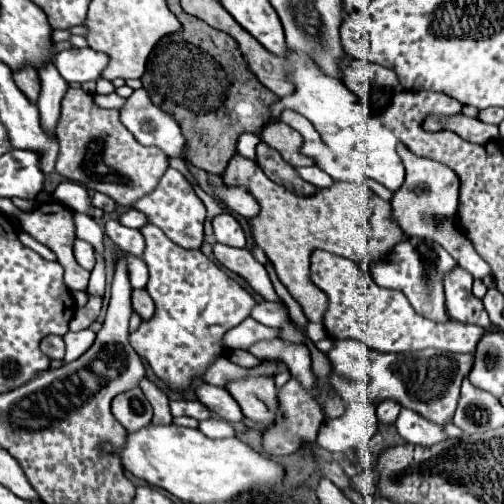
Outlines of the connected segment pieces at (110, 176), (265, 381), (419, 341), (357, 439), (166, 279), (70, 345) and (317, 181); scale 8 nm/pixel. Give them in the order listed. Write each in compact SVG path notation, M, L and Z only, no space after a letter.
M68 88L56 124L56 138L58 144L62 144L56 172L114 198L114 202L122 206L132 206L132 202L154 190L168 168L168 158L160 148L142 146L120 122L118 110L94 106L92 96L82 88Z
M248 376L236 378L226 384L226 390L240 406L242 414L254 422L262 422L266 428L278 418L278 400L274 378Z
M314 250L310 256L310 282L328 296L328 310L324 314L324 326L330 338L344 340L356 338L368 348L378 352L408 352L438 348L448 352L472 352L482 340L486 330L473 324L456 320L434 322L420 316L406 296L398 290L380 288L370 274L356 262L342 256Z
M354 402L346 406L344 418L324 420L316 444L328 452L348 452L366 446L378 432L374 402Z
M154 224L142 226L140 232L146 240L146 250L142 254L142 260L146 262L150 270L146 292L156 304L156 314L152 322L142 324L140 328L132 332L129 341L132 348L142 358L148 360L150 368L154 370L158 378L162 378L172 390L184 390L190 386L192 378L200 378L204 368L210 366L208 362L224 354L224 348L220 344L222 336L250 316L254 298L238 282L234 282L224 270L220 270L214 262L210 262L200 250L182 250L180 246L174 246L170 238L166 238L166 234L158 230Z
M86 328L86 330L80 330L80 332L68 332L64 336L64 342L66 342L66 356L64 356L64 362L72 362L76 358L80 358L94 342L96 334Z
M298 166L296 172L298 172L298 176L300 176L302 180L314 184L316 188L326 188L326 186L330 186L330 184L334 182L334 180L332 180L322 168L318 168L318 166L310 166L310 168Z

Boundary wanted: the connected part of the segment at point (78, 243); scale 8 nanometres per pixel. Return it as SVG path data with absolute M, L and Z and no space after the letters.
M74 240L74 258L86 270L94 268L94 248L84 240Z

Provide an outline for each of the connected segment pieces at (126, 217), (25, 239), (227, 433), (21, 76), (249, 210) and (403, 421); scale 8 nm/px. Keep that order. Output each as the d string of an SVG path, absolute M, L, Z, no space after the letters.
M130 208L128 212L124 212L124 214L118 218L118 222L120 222L122 226L128 226L128 228L140 228L142 224L146 224L146 216L144 216L144 214L138 214L138 210Z
M20 232L20 242L22 242L24 246L28 246L30 250L34 250L36 254L40 254L44 260L57 260L56 254L54 254L52 250L48 250L46 246L42 246L40 242L36 242L34 238L30 238L30 236L24 234L24 232Z
M208 418L200 422L200 430L202 434L206 434L208 438L232 438L236 436L234 428L230 422L222 420L222 418Z
M24 66L22 70L12 70L12 78L16 82L16 86L26 94L26 98L30 102L38 100L38 72L34 66Z
M216 186L214 194L220 202L224 202L230 210L234 210L236 214L240 214L242 218L254 218L260 212L260 204L256 202L256 198L242 186Z
M402 408L398 420L396 420L398 434L416 446L434 446L438 442L444 442L448 436L444 434L444 426L438 426L430 422L428 418L420 416L414 410Z

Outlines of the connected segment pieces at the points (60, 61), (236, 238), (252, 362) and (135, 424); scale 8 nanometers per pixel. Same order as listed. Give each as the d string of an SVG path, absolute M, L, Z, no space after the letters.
M70 48L54 56L54 66L70 84L98 80L100 72L106 68L106 62L106 54L98 54L90 48Z
M220 214L212 222L214 226L214 238L220 244L234 246L234 248L246 248L246 234L240 226L240 222L232 214Z
M240 349L228 351L226 357L230 362L234 362L236 366L242 366L242 368L256 368L264 362L264 360L259 360L248 351Z
M132 388L128 392L118 394L112 400L112 414L116 416L116 420L128 430L140 430L146 424L150 424L152 420L152 406L146 400L146 396L142 394L142 390Z

